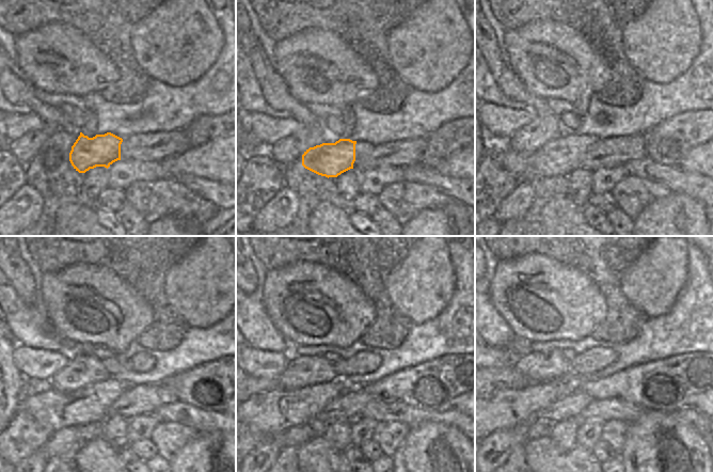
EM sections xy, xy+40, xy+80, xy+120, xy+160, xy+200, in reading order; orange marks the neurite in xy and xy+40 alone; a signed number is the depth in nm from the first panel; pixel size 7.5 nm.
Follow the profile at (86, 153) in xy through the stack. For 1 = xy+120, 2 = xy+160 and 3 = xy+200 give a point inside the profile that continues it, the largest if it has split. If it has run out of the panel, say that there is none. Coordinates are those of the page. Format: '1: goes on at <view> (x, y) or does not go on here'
1: goes on at xy+120 (58, 408)
2: goes on at xy+160 (259, 412)
3: goes on at xy+200 (500, 410)

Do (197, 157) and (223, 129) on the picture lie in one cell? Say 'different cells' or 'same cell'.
different cells

